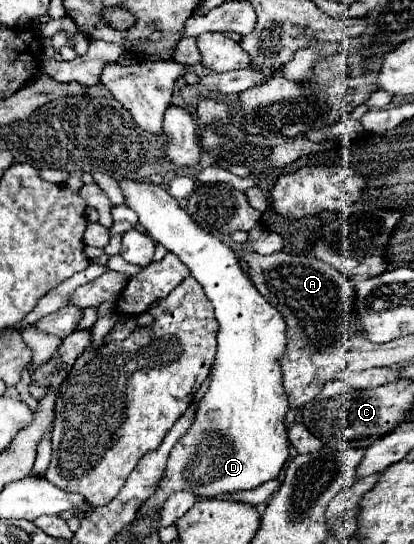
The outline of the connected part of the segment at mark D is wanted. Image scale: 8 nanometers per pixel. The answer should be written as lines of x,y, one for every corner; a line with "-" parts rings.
120,181
120,187
124,191
124,203
138,213
140,225
148,235
190,267
192,277
204,287
206,297
214,305
220,323
210,387
200,401
196,421
174,445
166,465
164,485
140,509
144,513
160,509
170,493
182,489
198,497
256,489
276,479
288,459
288,437
284,429
288,401
278,363
286,349
284,319
260,297
244,275
234,251
198,227
164,187
136,181

